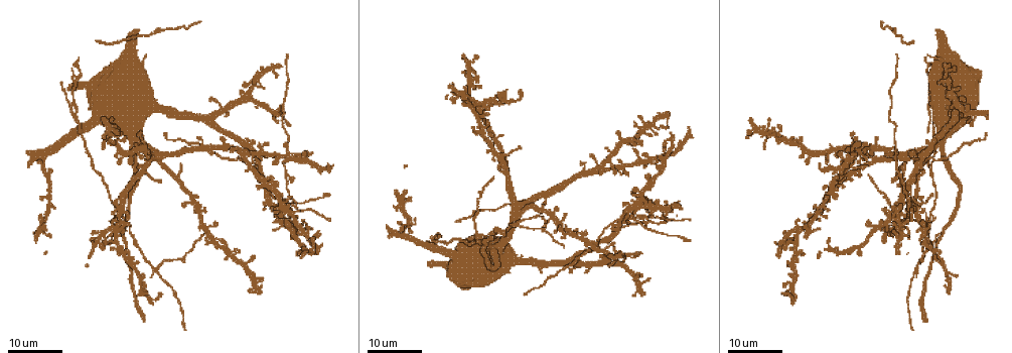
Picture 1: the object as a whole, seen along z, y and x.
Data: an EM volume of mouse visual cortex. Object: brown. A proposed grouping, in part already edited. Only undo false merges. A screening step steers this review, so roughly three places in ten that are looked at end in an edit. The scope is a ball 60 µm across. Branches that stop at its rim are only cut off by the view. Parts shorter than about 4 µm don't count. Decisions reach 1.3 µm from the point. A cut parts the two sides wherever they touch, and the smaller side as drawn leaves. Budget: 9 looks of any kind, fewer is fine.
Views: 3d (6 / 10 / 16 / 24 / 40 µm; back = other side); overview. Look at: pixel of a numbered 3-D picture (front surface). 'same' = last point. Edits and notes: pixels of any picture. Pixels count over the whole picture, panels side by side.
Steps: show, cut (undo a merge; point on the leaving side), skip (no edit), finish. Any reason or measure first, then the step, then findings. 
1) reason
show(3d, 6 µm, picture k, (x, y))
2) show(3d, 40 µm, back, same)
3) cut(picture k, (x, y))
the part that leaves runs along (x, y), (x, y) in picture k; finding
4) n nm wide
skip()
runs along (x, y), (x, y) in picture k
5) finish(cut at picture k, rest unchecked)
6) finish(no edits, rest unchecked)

four or more arms meet
show(3d, 24 µm, picture 1, (913, 199))

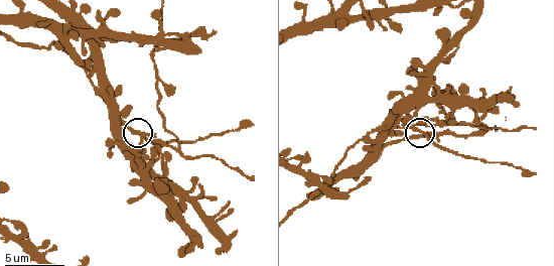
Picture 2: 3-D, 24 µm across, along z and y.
show(3d, 10 µm, picture 2, (421, 130))

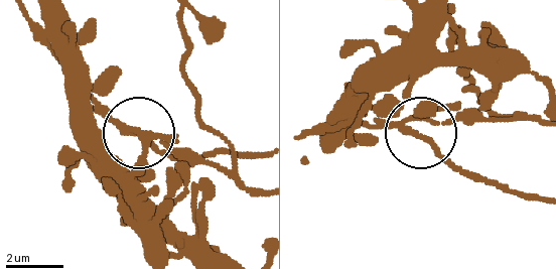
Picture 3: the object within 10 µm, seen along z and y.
4 arms
cut(picture 3, (146, 138))
the part that leaves runs along (114, 118), (232, 161), (200, 118), (183, 68), (183, 10) in picture 3; a second neuron is stuck on

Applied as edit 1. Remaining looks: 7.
show(overview)

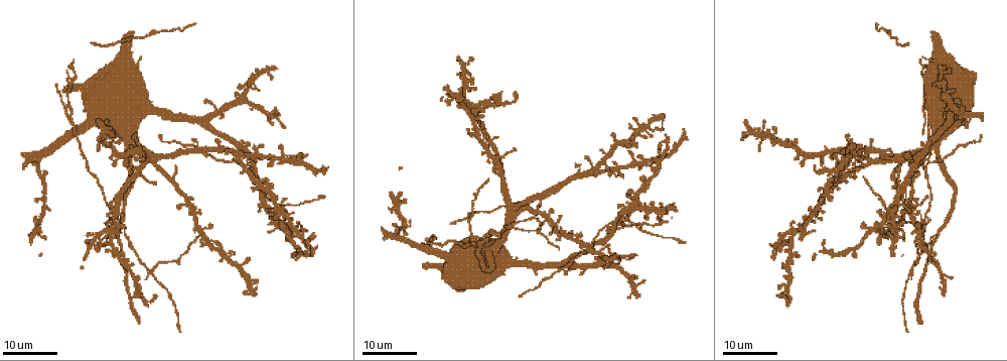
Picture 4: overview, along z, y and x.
side arm on a straight run
show(3d, 24 µm, picture 4, (607, 227))

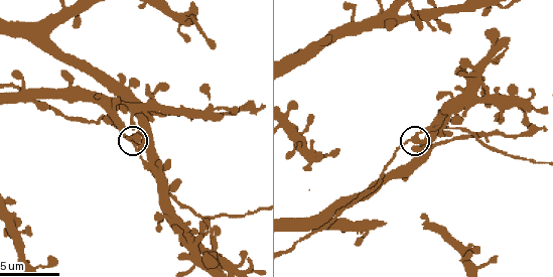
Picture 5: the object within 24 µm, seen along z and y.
show(3d, 10 µm, picture 5, (134, 143))

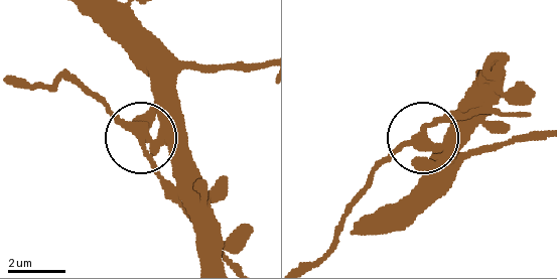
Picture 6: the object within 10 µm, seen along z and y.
skip()
all the same neuron

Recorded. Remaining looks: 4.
a fork
show(3d, 24 µm, picture 4, (925, 216))

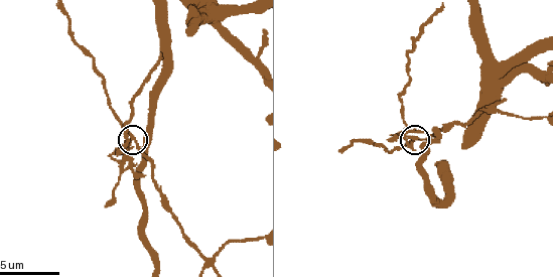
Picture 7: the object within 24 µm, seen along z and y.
show(3d, 6 µm, picture 7, (412, 143))

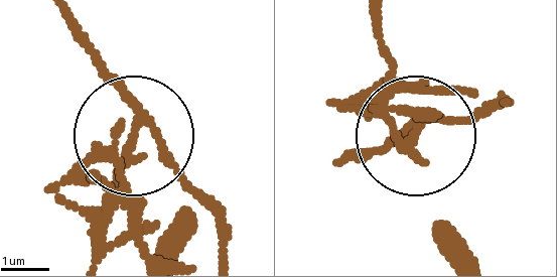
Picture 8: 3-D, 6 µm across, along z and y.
3 arms
cut(picture 8, (369, 120))
the part that leaves runs along (138, 131), (102, 211), (90, 174) in picture 8; two neurons meet here

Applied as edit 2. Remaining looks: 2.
finish(cut at picture 3, cut at picture 8, rest unchecked)

